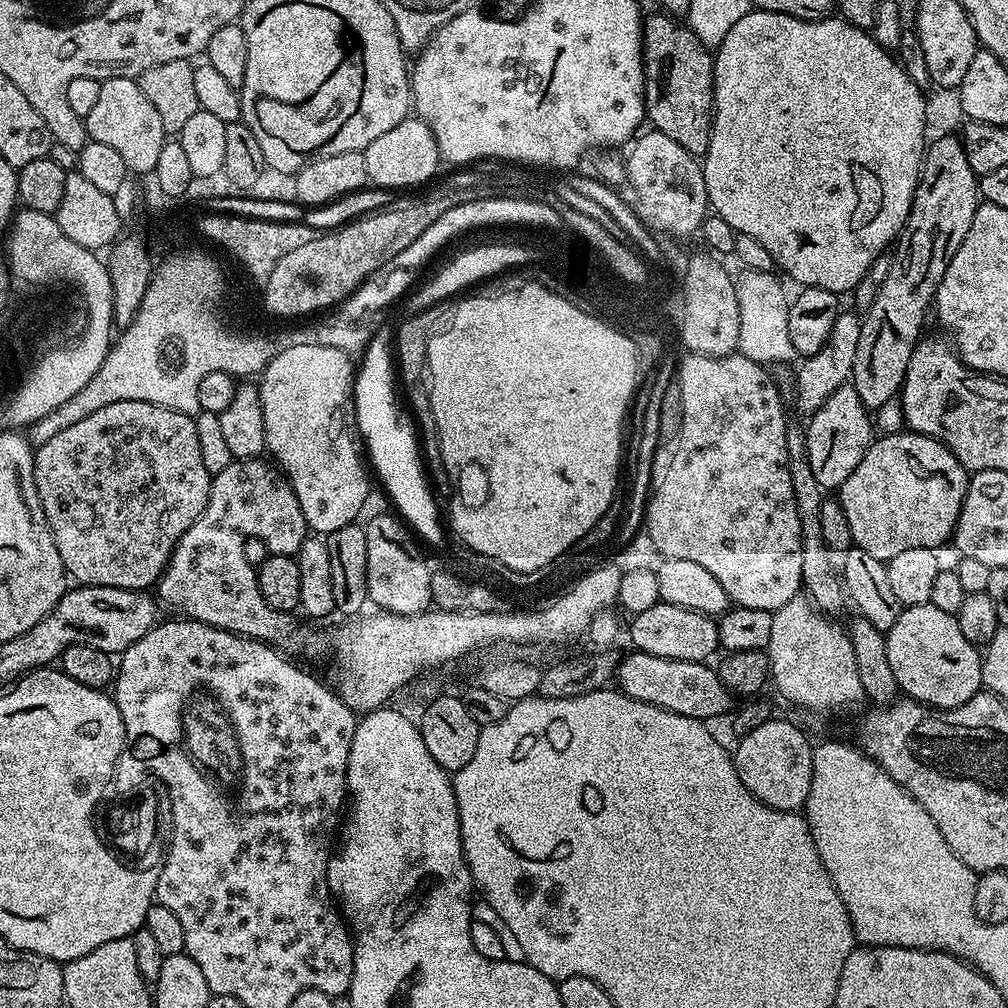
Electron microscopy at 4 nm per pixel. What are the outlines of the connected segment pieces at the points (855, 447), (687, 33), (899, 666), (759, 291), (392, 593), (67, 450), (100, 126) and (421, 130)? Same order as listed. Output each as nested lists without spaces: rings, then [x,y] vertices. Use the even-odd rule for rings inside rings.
[[[851,383],[844,384],[822,406],[817,412],[811,413],[807,421],[804,434],[804,445],[806,454],[810,458],[810,470],[814,470],[814,478],[818,478],[820,487],[825,490],[839,489],[850,474],[854,474],[854,466],[862,462],[866,450],[872,445],[874,439],[874,420],[868,409],[858,398],[858,390],[854,390]]]
[[[667,15],[644,20],[644,111],[655,131],[666,134],[691,156],[703,158],[710,146],[714,115],[714,56],[687,23],[671,24]]]
[[[919,604],[904,608],[898,622],[886,633],[890,670],[894,670],[897,689],[905,697],[917,700],[919,704],[928,704],[932,708],[957,708],[966,703],[974,694],[981,691],[984,678],[982,652],[977,645],[971,644],[962,634],[962,626],[958,626],[955,616],[946,614],[946,610],[938,610],[933,604]]]
[[[744,268],[734,276],[738,300],[739,355],[765,366],[784,366],[789,363],[788,359],[796,356],[788,321],[790,296],[784,293],[779,279],[781,277],[775,271],[763,272],[757,268]]]
[[[384,512],[381,516],[372,516],[368,524],[363,525],[368,563],[366,566],[368,599],[377,609],[403,616],[427,612],[433,603],[431,596],[433,569],[428,568],[428,560],[423,552],[425,549],[412,529],[399,515],[389,512]]]
[[[140,401],[110,402],[94,414],[86,414],[82,422],[74,422],[74,426],[66,426],[59,434],[54,434],[46,446],[35,449],[34,486],[38,490],[40,511],[46,514],[46,522],[54,537],[54,546],[58,546],[58,554],[64,563],[64,571],[77,585],[106,586],[107,588],[135,588],[148,590],[159,581],[166,570],[168,560],[172,556],[176,544],[186,534],[184,528],[184,448],[197,448],[198,430],[193,417],[165,408],[163,404],[151,404]]]
[[[112,74],[107,79],[101,83],[90,114],[83,117],[84,126],[88,129],[88,139],[103,142],[105,146],[118,150],[129,173],[155,173],[158,154],[166,139],[162,118],[158,118],[154,106],[148,101],[146,94],[142,94],[139,83],[131,75]]]
[[[419,118],[403,120],[394,130],[386,130],[386,134],[374,138],[363,153],[369,181],[380,188],[412,188],[415,184],[424,184],[442,164],[434,134]]]

